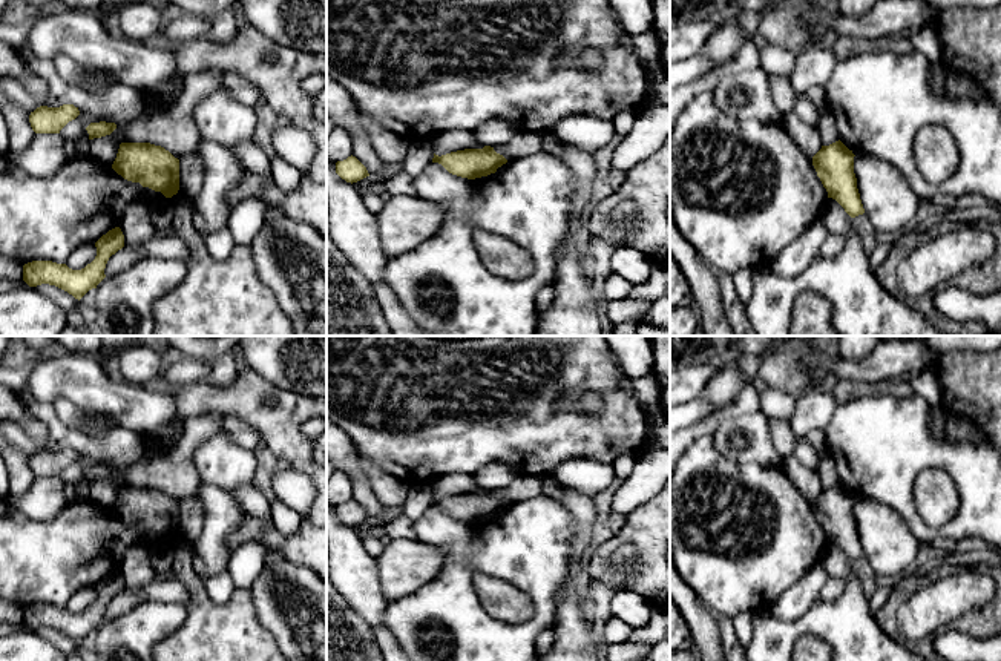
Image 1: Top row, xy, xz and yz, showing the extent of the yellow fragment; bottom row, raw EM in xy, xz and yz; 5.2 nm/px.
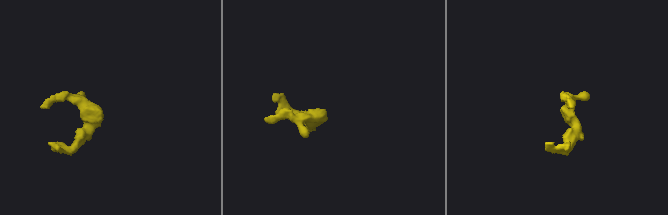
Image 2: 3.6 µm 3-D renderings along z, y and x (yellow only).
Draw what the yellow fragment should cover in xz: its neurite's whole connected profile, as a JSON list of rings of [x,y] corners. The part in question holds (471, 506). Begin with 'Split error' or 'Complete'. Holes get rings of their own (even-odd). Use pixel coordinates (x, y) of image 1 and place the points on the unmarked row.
Complete. [[[484,489],[483,492],[464,492],[441,500],[434,497],[432,506],[441,508],[452,518],[475,523],[495,517],[507,503],[494,491]]]

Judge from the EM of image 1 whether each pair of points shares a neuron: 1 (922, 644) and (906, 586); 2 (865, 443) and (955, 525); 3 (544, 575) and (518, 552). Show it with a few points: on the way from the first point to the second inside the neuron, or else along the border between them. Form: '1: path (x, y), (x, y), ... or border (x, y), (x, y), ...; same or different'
1: path (903, 640), (891, 628), (892, 605); same
2: path (886, 473), (909, 516), (926, 531); same
3: path (538, 569), (525, 555); same

